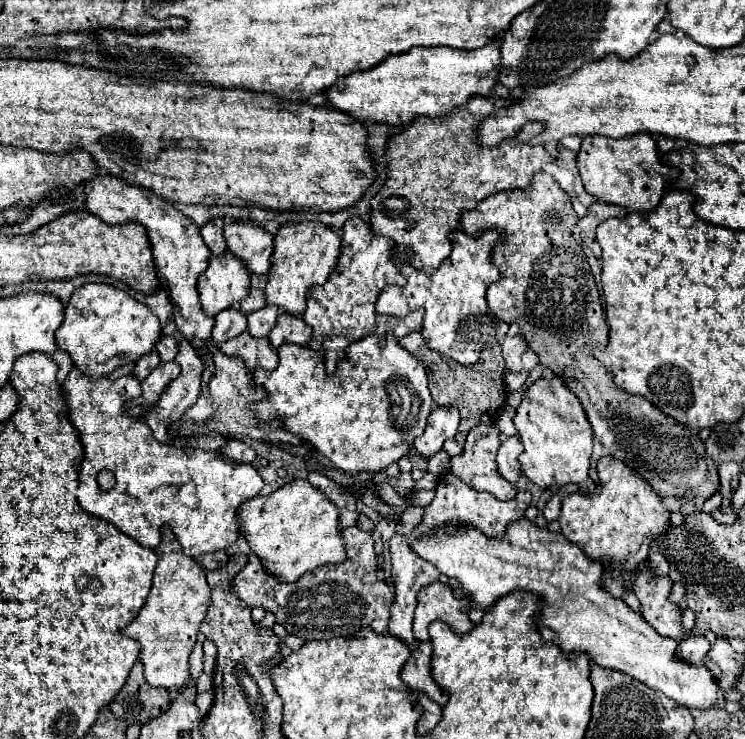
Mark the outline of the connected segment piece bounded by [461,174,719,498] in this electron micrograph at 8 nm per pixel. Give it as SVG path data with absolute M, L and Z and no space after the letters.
M535 174L533 184L527 190L509 190L489 196L479 202L474 210L467 210L461 218L461 228L471 236L481 236L487 230L499 230L501 240L495 246L495 258L499 258L499 270L503 278L487 288L489 310L503 322L517 322L527 346L539 356L541 364L561 376L571 392L581 400L587 420L593 426L595 436L609 450L611 456L619 458L631 466L639 476L649 478L651 486L661 496L699 496L709 498L719 492L717 464L707 456L703 440L689 432L675 418L659 412L647 398L631 396L619 390L605 366L595 358L593 350L603 350L607 346L609 326L605 322L603 306L599 300L599 290L595 286L587 256L573 234L573 226L579 216L571 206L571 198L549 174Z

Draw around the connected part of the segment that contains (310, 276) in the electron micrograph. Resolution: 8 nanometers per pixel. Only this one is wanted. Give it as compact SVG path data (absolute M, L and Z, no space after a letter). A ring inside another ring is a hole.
M289 222L283 224L275 234L275 252L269 270L269 282L265 286L267 304L279 306L289 314L303 314L307 302L307 290L323 284L329 274L337 268L341 252L341 238L329 226L321 222Z

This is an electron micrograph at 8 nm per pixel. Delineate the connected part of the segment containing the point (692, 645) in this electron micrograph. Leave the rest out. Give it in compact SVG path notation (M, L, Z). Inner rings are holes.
M689 634L685 640L679 642L679 656L691 664L703 664L709 648L711 648L711 644L705 636Z

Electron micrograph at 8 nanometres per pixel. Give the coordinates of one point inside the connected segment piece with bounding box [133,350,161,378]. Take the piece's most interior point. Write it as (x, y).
(147, 362)

